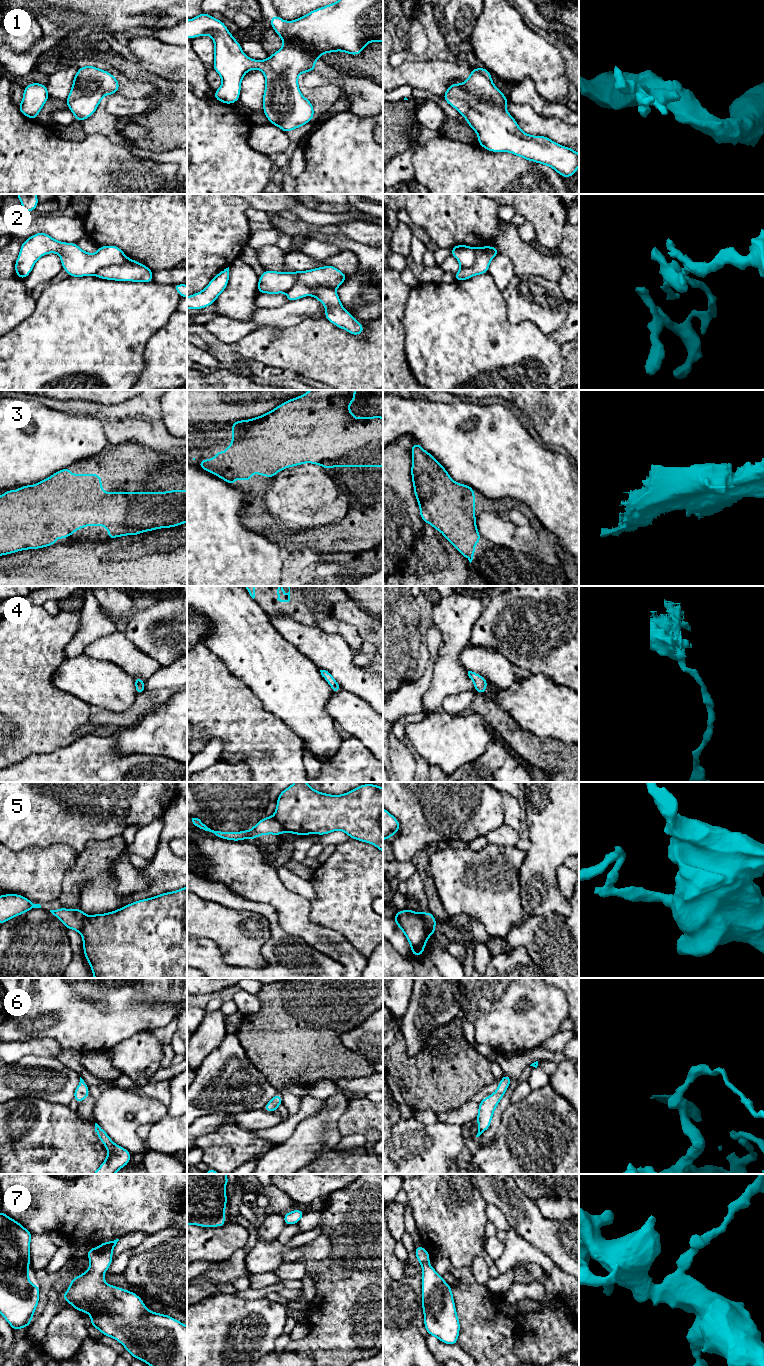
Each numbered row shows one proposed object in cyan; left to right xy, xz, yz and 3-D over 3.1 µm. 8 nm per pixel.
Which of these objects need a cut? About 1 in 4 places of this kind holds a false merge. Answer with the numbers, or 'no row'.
2, 5

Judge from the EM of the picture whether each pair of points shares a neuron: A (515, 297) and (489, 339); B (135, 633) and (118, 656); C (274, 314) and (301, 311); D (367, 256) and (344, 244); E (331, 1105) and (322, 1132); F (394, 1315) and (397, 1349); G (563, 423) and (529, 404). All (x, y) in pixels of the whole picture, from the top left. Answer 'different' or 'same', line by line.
A: different
B: different
C: same
D: same
E: same
F: different
G: same

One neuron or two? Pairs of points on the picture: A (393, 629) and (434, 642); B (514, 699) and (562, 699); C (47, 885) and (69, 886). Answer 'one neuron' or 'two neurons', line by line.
A: two neurons
B: one neuron
C: two neurons

